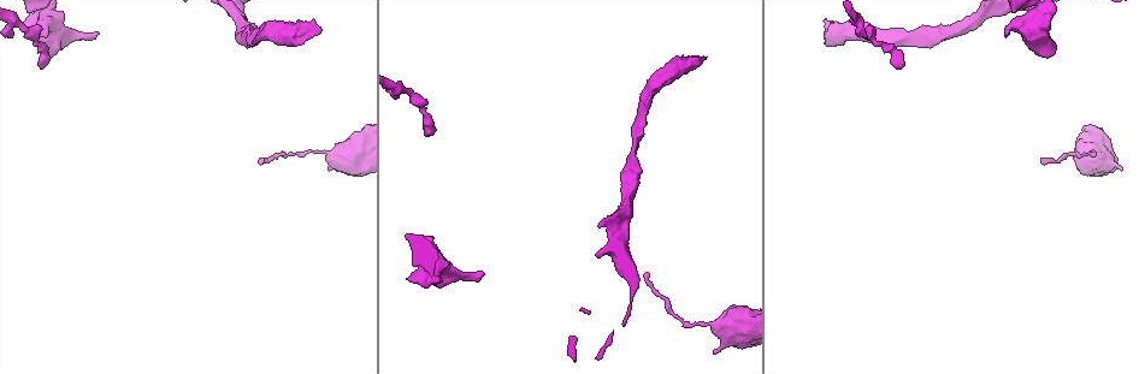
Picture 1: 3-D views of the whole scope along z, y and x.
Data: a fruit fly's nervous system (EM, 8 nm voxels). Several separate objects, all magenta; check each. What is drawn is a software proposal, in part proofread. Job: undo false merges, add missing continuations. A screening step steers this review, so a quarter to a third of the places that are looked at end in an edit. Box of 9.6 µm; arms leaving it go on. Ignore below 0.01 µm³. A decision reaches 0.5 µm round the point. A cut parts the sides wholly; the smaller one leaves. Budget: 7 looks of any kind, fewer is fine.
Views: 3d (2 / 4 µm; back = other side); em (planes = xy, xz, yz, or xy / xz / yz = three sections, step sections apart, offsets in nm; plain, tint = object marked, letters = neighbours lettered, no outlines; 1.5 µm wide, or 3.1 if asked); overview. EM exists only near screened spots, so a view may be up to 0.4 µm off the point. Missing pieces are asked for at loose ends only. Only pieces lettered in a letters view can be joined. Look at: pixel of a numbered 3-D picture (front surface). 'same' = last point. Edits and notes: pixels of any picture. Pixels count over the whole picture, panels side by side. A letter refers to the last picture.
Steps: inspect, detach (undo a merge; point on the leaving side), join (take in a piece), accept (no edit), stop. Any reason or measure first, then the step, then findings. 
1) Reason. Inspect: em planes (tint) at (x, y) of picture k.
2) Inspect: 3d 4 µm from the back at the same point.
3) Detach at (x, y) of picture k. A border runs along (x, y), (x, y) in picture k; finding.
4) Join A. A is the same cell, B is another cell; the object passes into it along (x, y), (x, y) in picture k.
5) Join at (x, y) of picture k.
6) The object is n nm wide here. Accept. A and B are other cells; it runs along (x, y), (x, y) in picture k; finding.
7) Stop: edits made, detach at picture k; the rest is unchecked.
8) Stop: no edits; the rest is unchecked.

Branch stops here. Inspect: 3d 2 µm at (328, 170) of picture 1.

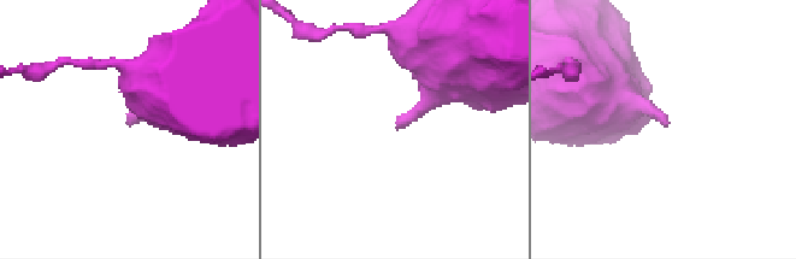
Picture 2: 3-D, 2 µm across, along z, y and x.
Need the tissue. Inspect: em xy step 8 (letters) at (396, 128) of picture 2.

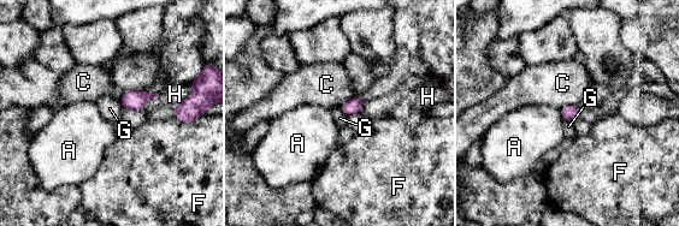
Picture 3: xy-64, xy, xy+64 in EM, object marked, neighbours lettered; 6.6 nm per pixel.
Inspect: em planes (letters) at the same point.

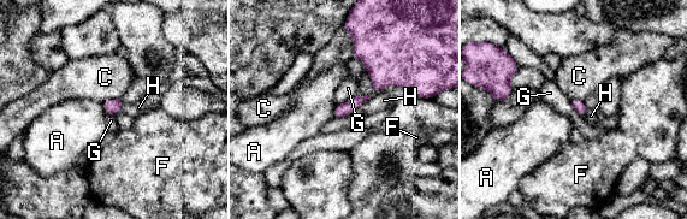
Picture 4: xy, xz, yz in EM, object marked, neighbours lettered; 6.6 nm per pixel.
Accept. A, C, F, G and H are other cells; none of them fits.

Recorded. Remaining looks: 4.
Thin end. Inspect: 3d 2 µm at (264, 159) of picture 1.

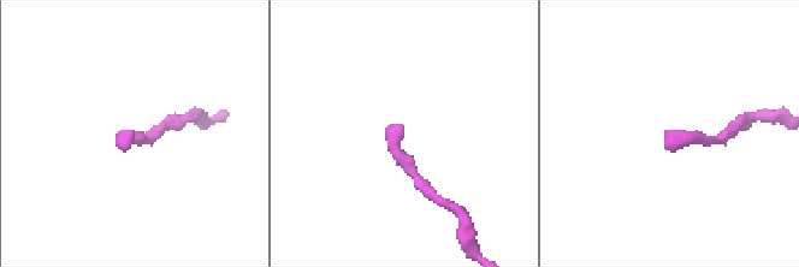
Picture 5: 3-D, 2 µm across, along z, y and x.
Now the EM. Inspect: em planes (letters) at (133, 135) of picture 5.

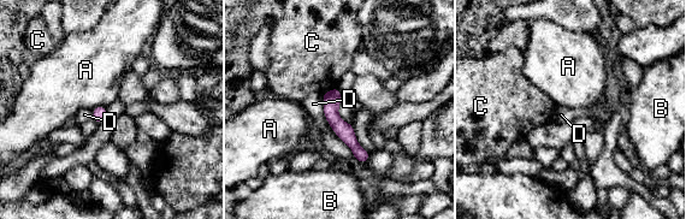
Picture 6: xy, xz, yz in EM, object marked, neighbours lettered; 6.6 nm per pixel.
Accept. A, B, C and D are other cells; it runs along (326, 95), (332, 118), (364, 159) in picture 6; none of them fits.

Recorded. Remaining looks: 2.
An open end. Inspect: em planes (letters) at (426, 237) of picture 1.

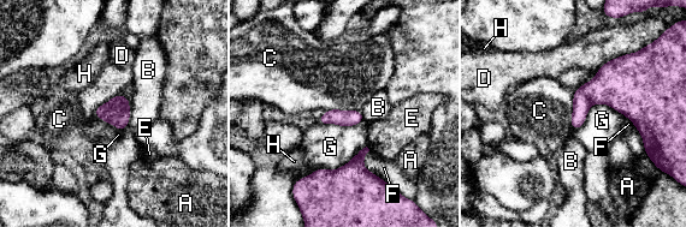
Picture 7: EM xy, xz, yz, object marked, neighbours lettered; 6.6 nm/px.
The longest contact is with G, 360 nm. Accept. A, B, C, D, E, F, G and H are other cells; none of them fits.

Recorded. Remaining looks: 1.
Stop: no edits; the rest is unchecked.

